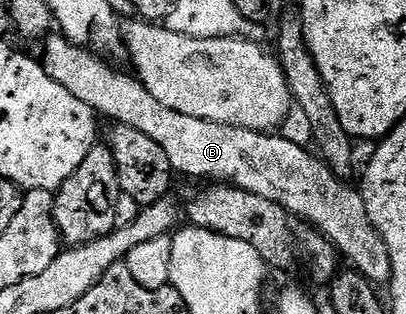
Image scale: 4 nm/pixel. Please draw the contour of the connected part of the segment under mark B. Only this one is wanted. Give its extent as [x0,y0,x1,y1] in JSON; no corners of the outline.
[40,33,390,285]

